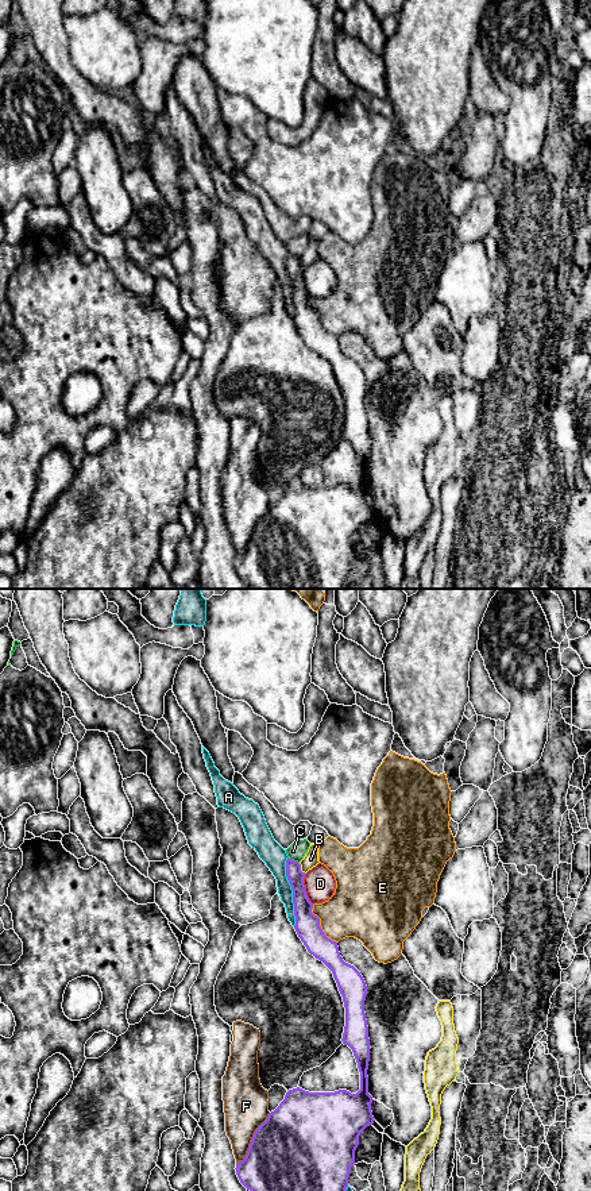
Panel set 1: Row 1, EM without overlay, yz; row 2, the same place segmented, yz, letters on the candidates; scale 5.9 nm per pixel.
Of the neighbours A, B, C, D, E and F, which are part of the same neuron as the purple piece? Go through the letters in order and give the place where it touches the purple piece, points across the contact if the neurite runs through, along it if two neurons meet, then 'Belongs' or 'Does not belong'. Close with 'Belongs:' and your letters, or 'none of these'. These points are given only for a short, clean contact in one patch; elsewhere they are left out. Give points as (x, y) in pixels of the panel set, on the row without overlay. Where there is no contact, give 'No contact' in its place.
A: Touches purple at yz (293, 286). Does not belong
B: Touches purple at yz (300, 263). Does not belong
C: Touches purple at yz (293, 255). Does not belong
D: Touches purple at yz (304, 284). Does not belong
E: Touches purple at yz (319, 320). Boundary: yz (312, 300), (312, 307), (319, 313), (321, 326), (336, 338). Does not belong
F: Touches purple at yz (251, 535). Does not belong
Belongs: none of these

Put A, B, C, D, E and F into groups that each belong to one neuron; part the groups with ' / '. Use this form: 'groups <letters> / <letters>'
groups A / B / C / D / E / F

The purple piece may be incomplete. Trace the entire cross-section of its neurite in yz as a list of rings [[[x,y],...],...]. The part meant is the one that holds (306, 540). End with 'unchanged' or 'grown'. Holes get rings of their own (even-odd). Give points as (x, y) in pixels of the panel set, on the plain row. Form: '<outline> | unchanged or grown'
[[[287,253],[286,271],[293,285],[293,298],[296,320],[294,324],[306,342],[308,347],[322,356],[333,369],[339,386],[345,402],[345,421],[343,439],[348,440],[358,458],[360,467],[360,485],[351,489],[347,485],[335,487],[309,487],[300,482],[289,485],[279,501],[271,506],[267,514],[255,525],[250,543],[243,556],[236,559],[236,570],[240,578],[254,589],[344,589],[348,582],[351,562],[355,560],[355,546],[359,540],[360,528],[374,519],[371,506],[372,492],[368,489],[368,456],[370,456],[370,433],[368,421],[364,408],[364,396],[367,381],[360,367],[340,351],[336,336],[325,331],[320,321],[320,313],[312,308],[313,298],[309,296],[301,259]]] | unchanged

